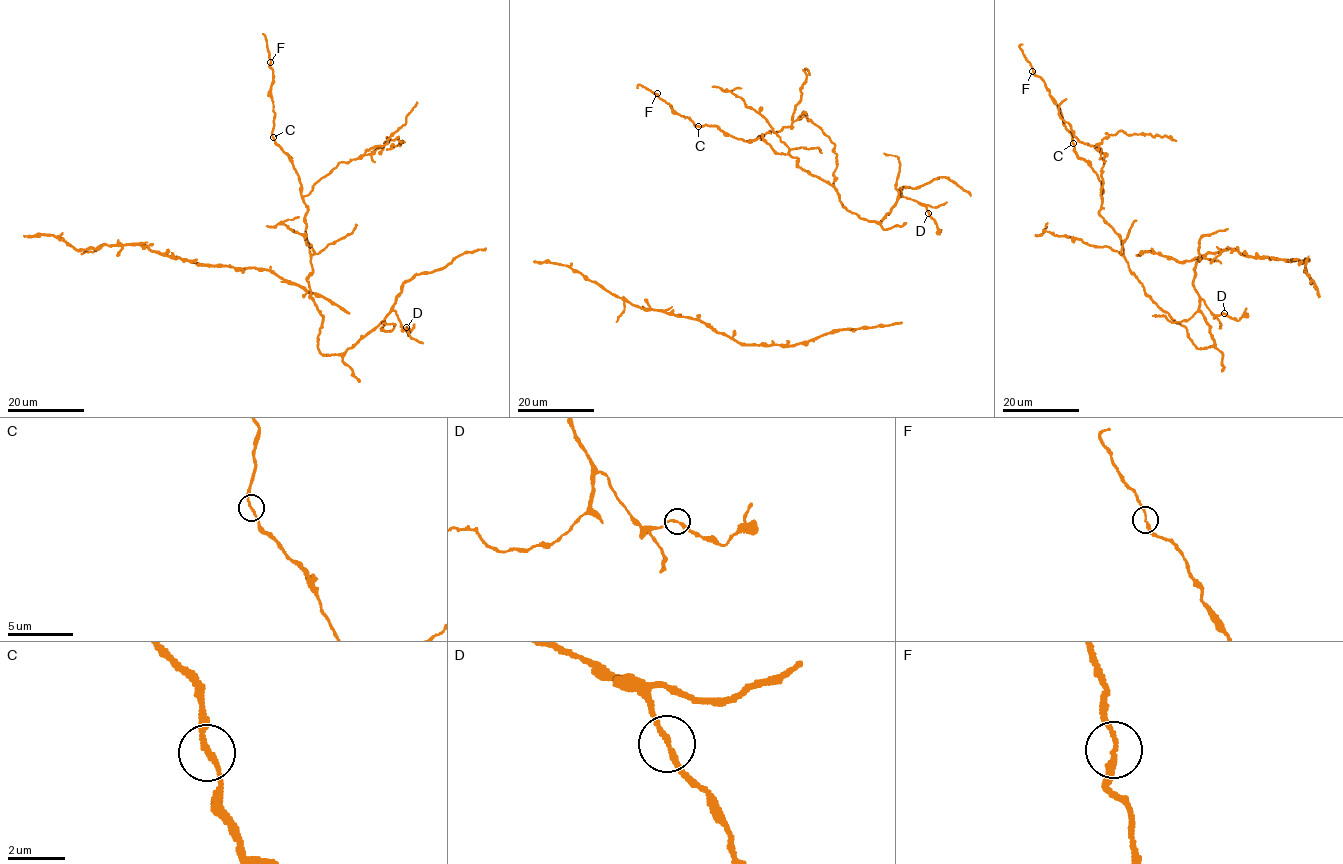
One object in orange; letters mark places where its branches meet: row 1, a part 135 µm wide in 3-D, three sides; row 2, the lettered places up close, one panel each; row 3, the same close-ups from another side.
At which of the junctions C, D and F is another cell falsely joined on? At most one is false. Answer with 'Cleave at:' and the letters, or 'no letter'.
Cleave at: no letter

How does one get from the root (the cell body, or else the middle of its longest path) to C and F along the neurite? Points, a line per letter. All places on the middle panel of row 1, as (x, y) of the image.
C: (928, 213), (899, 196), (879, 222), (863, 219), (762, 135), (746, 141), (698, 126)
F: (928, 213), (899, 196), (879, 222), (860, 218), (762, 135), (746, 141), (694, 126), (657, 94)

